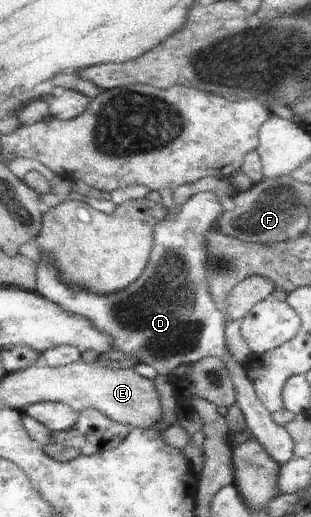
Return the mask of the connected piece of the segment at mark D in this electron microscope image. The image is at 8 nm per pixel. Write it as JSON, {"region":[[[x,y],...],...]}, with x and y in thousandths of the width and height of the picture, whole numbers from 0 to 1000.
{"region":[[[659,369],[621,377],[595,395],[576,398],[579,406],[543,426],[531,424],[511,435],[495,437],[492,456],[495,474],[492,487],[482,487],[473,515],[460,520],[453,534],[415,549],[408,557],[395,557],[376,569],[305,569],[305,565],[280,565],[280,561],[241,561],[228,565],[228,553],[203,545],[190,518],[177,515],[170,499],[138,495],[119,507],[119,553],[113,561],[183,584],[203,600],[235,603],[248,611],[286,615],[286,623],[312,638],[334,642],[354,650],[354,669],[373,679],[441,689],[447,702],[479,704],[508,720],[550,729],[550,721],[569,708],[598,702],[624,702],[643,698],[653,691],[704,689],[736,718],[746,741],[759,754],[759,779],[778,793],[791,812],[791,828],[814,843],[846,861],[846,867],[865,876],[865,882],[887,890],[904,901],[929,894],[945,884],[945,855],[936,841],[904,824],[891,822],[871,809],[871,799],[842,783],[826,770],[817,739],[788,720],[778,702],[762,700],[743,683],[727,683],[723,629],[727,615],[698,592],[691,582],[672,573],[672,561],[659,553],[659,520],[666,520],[666,484],[659,480],[659,451],[669,451],[695,433],[695,426],[714,416],[720,402],[707,387],[678,371]]]}

